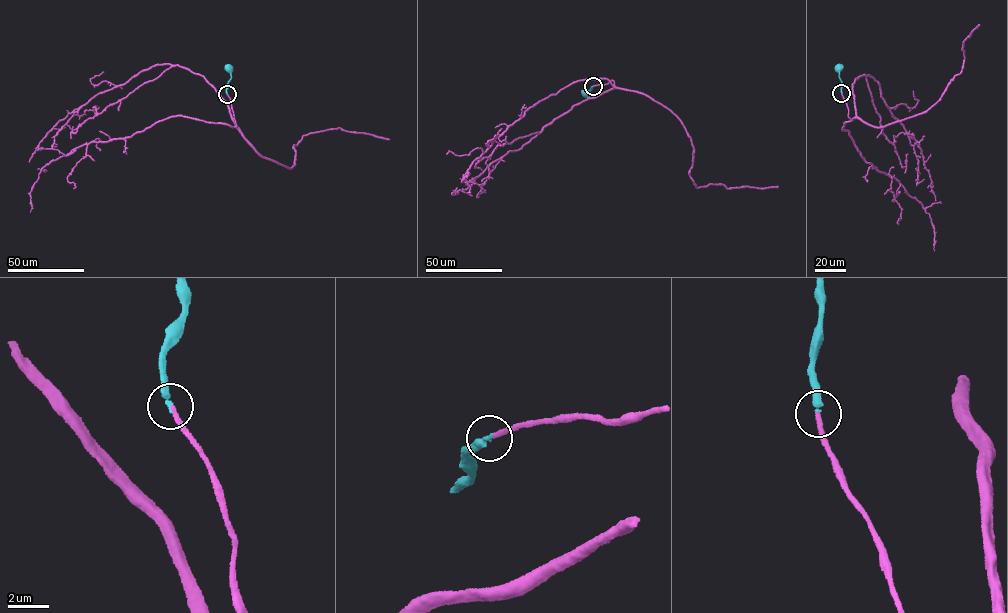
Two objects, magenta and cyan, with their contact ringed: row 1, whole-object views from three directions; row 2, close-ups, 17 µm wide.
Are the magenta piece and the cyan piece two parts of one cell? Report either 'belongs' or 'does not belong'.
belongs

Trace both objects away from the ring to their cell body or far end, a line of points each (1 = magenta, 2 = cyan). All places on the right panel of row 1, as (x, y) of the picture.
1: (842, 93), (852, 119), (856, 113), (854, 80), (868, 75), (877, 81), (891, 113), (919, 147), (936, 201)
2: (842, 93), (839, 68)

